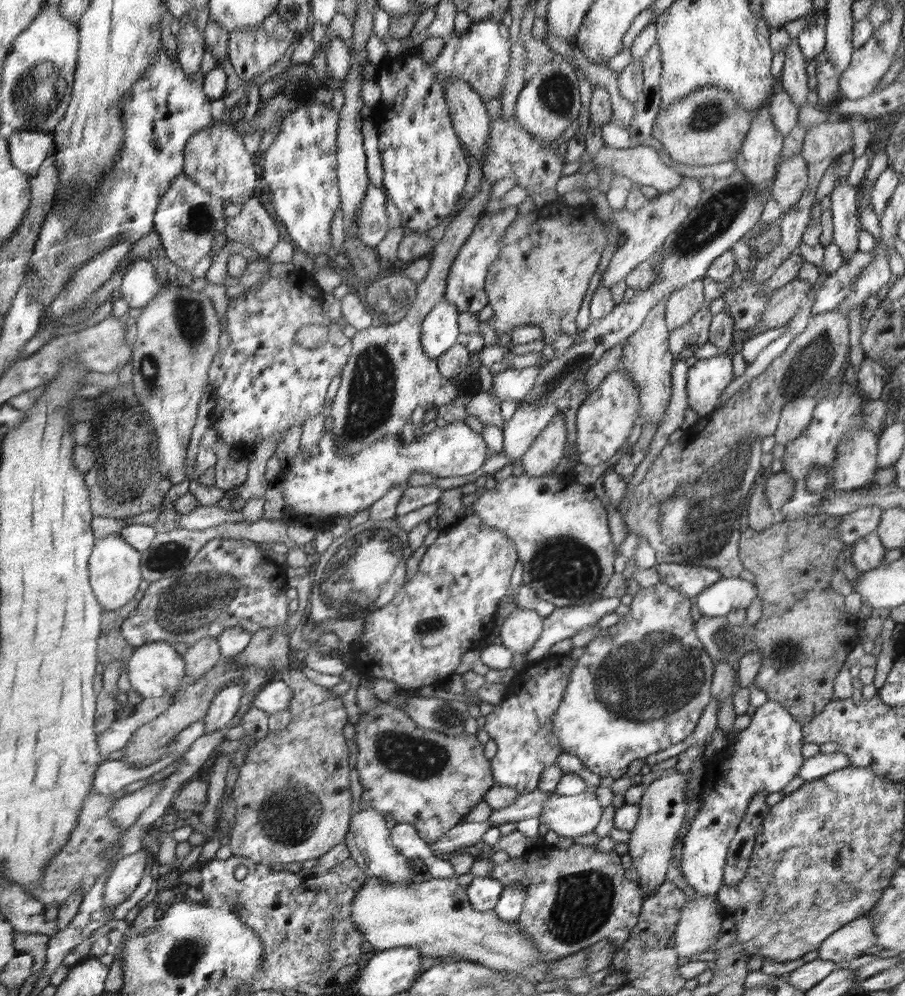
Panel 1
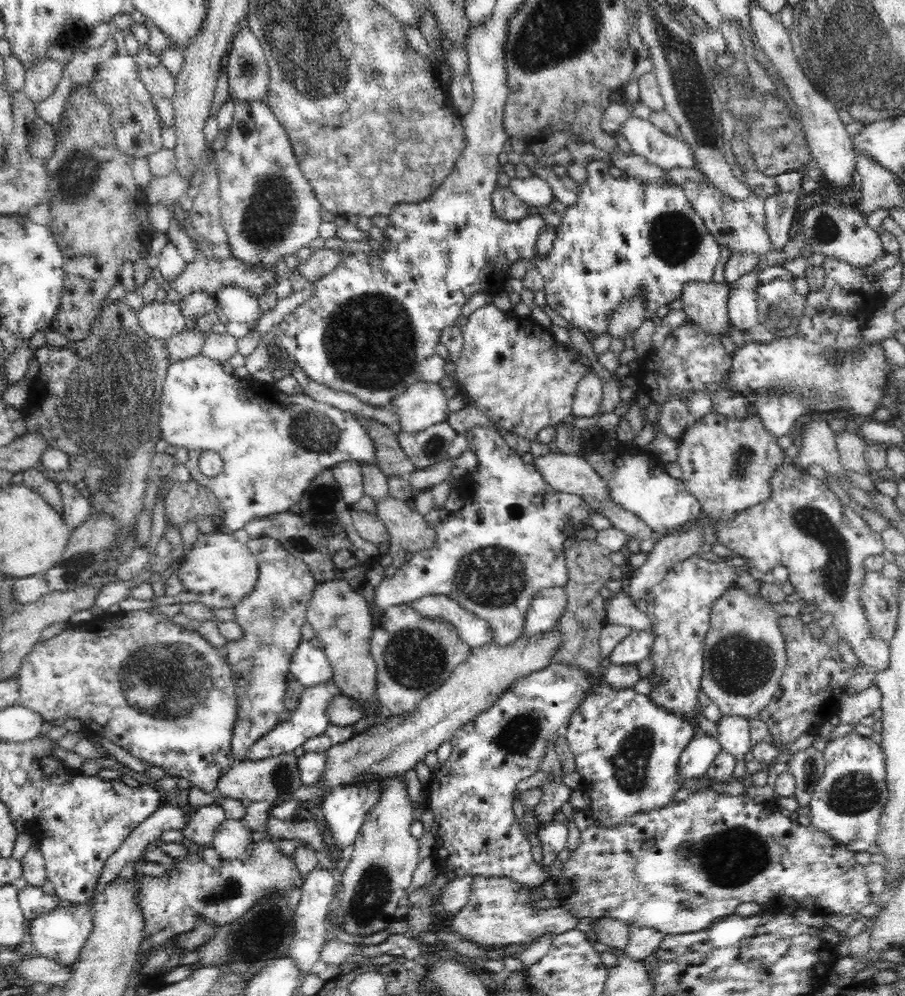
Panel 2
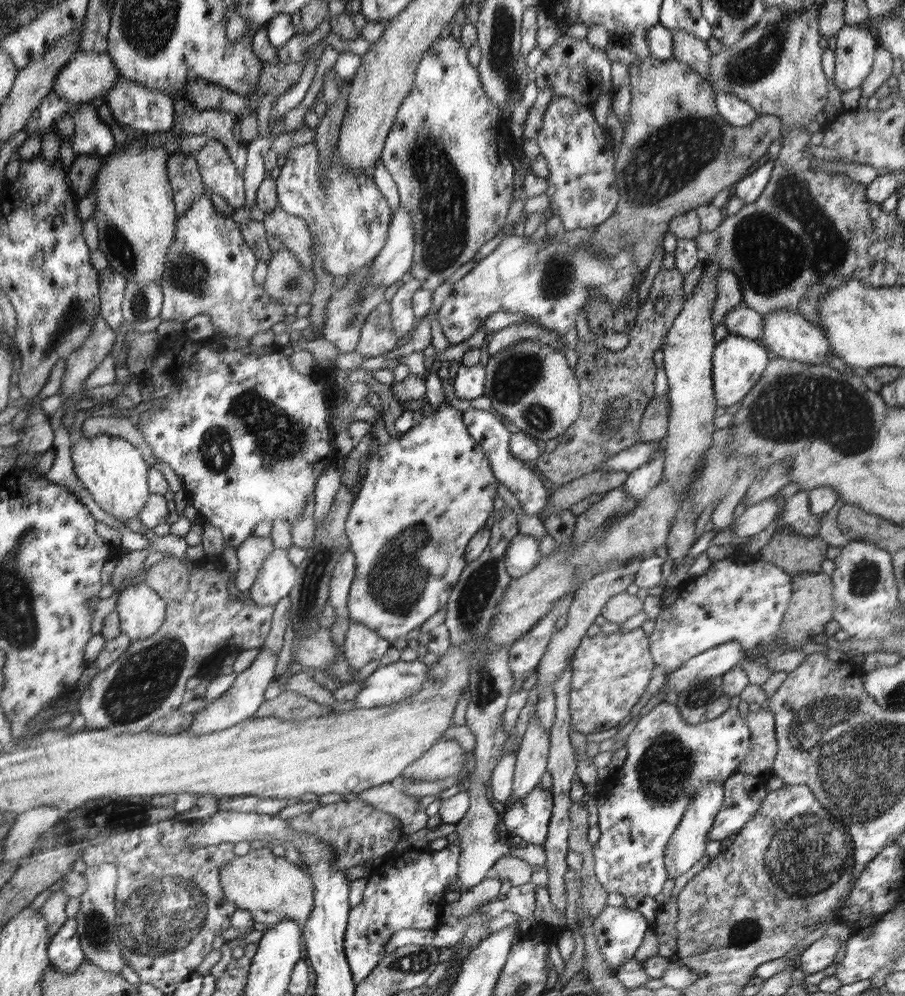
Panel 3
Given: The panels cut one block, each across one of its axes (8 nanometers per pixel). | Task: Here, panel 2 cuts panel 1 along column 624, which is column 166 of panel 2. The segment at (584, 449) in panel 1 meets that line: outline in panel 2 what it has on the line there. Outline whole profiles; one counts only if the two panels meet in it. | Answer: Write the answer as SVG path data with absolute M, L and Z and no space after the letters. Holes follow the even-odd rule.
M202 355L178 360L167 369L159 423L162 438L167 444L188 448L190 458L186 466L192 479L210 487L210 491L216 495L221 509L226 512L226 518L222 518L223 524L232 533L245 528L244 524L253 518L294 510L308 485L324 474L326 469L340 462L354 461L377 467L376 445L372 444L372 437L368 437L368 431L360 419L350 412L338 410L304 393L284 394L274 384L261 384L251 376L244 380L234 378L224 372L223 364ZM202 450L214 450L222 456L225 466L218 476L209 478L198 470L198 458Z

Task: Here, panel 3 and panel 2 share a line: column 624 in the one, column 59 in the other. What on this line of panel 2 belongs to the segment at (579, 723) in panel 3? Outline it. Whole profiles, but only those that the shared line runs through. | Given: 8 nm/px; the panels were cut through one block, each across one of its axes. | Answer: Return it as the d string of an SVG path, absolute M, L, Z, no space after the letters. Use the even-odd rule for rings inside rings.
M157 608L146 610L132 610L132 612L120 612L113 615L104 614L93 618L88 622L70 624L58 635L47 640L38 639L32 650L25 654L18 672L18 698L16 704L36 711L40 717L48 720L70 716L74 720L80 720L82 724L98 724L98 726L86 726L95 736L110 738L114 744L126 748L133 756L140 756L140 760L162 766L172 776L182 776L190 780L191 786L199 788L208 796L216 793L218 780L222 774L226 774L235 763L235 756L231 753L232 728L236 724L236 685L233 684L232 669L224 657L224 651L212 646L206 639L185 626L172 621L172 617L162 615Z

